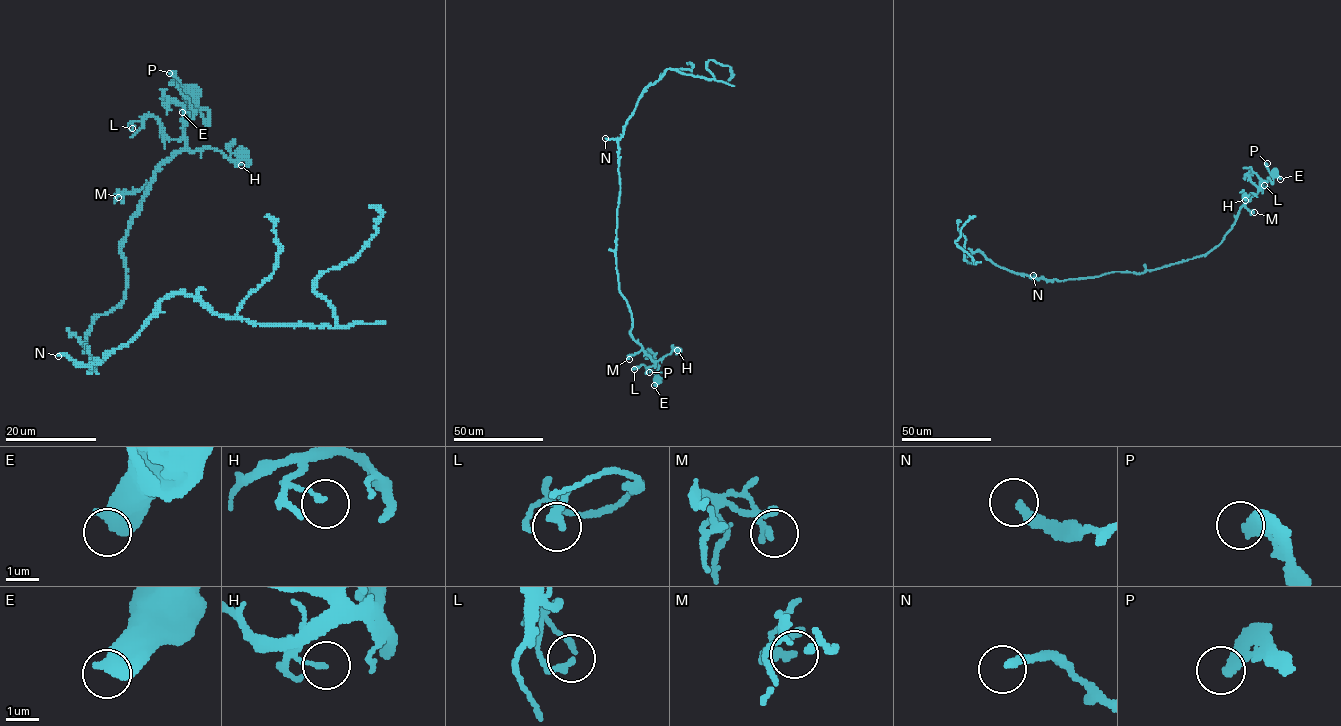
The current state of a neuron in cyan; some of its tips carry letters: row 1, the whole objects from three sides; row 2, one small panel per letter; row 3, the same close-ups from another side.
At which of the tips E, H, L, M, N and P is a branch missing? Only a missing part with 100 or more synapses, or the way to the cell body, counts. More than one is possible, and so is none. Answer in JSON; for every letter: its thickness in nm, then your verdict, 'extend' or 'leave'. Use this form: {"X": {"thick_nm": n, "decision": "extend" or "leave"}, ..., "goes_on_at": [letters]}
{"E": {"thick_nm": 600, "decision": "leave"}, "H": {"thick_nm": 130, "decision": "leave"}, "L": {"thick_nm": 240, "decision": "leave"}, "M": {"thick_nm": 220, "decision": "leave"}, "N": {"thick_nm": 260, "decision": "leave"}, "P": {"thick_nm": 320, "decision": "leave"}, "goes_on_at": []}

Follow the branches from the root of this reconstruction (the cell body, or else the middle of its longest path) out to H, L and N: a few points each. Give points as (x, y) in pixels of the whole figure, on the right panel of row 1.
H: (1274, 171), (1270, 174), (1273, 181), (1267, 178), (1266, 181), (1261, 181), (1257, 192), (1250, 193), (1245, 200)
L: (1274, 171), (1270, 174), (1273, 181), (1267, 178), (1260, 183), (1261, 190), (1260, 180), (1264, 185)
N: (1274, 171), (1273, 181), (1260, 183), (1223, 240), (1204, 254), (1138, 273), (1064, 281), (1033, 275)

